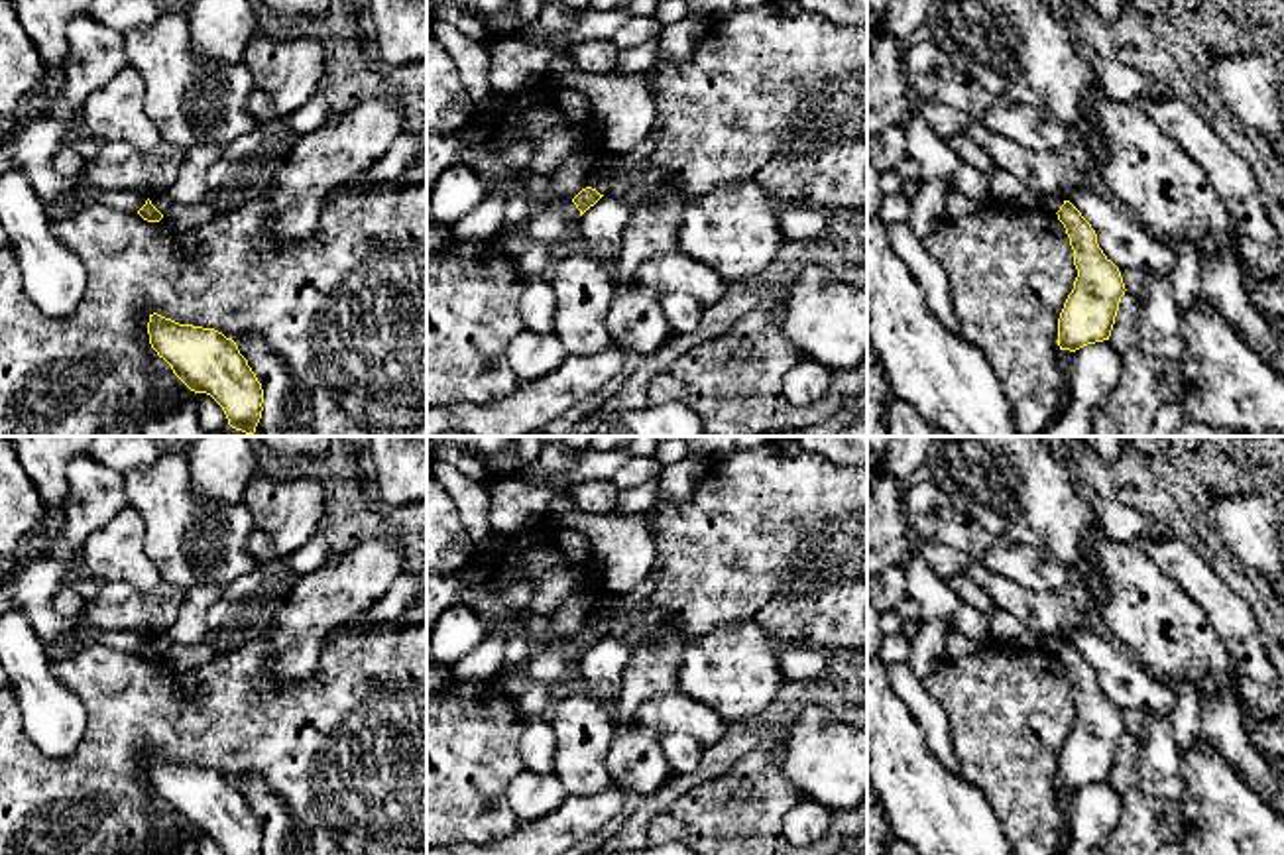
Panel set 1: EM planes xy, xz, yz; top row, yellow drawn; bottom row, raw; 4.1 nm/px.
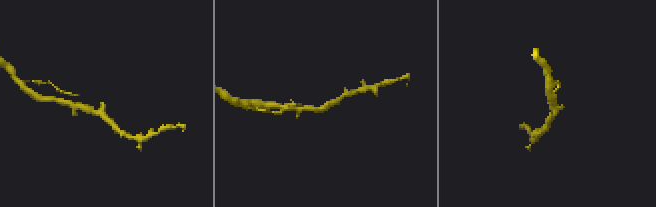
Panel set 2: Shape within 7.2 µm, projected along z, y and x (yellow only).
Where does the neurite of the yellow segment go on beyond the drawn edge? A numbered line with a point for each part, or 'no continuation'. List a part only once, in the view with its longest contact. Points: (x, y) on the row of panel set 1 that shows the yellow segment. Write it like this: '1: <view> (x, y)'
no continuation

